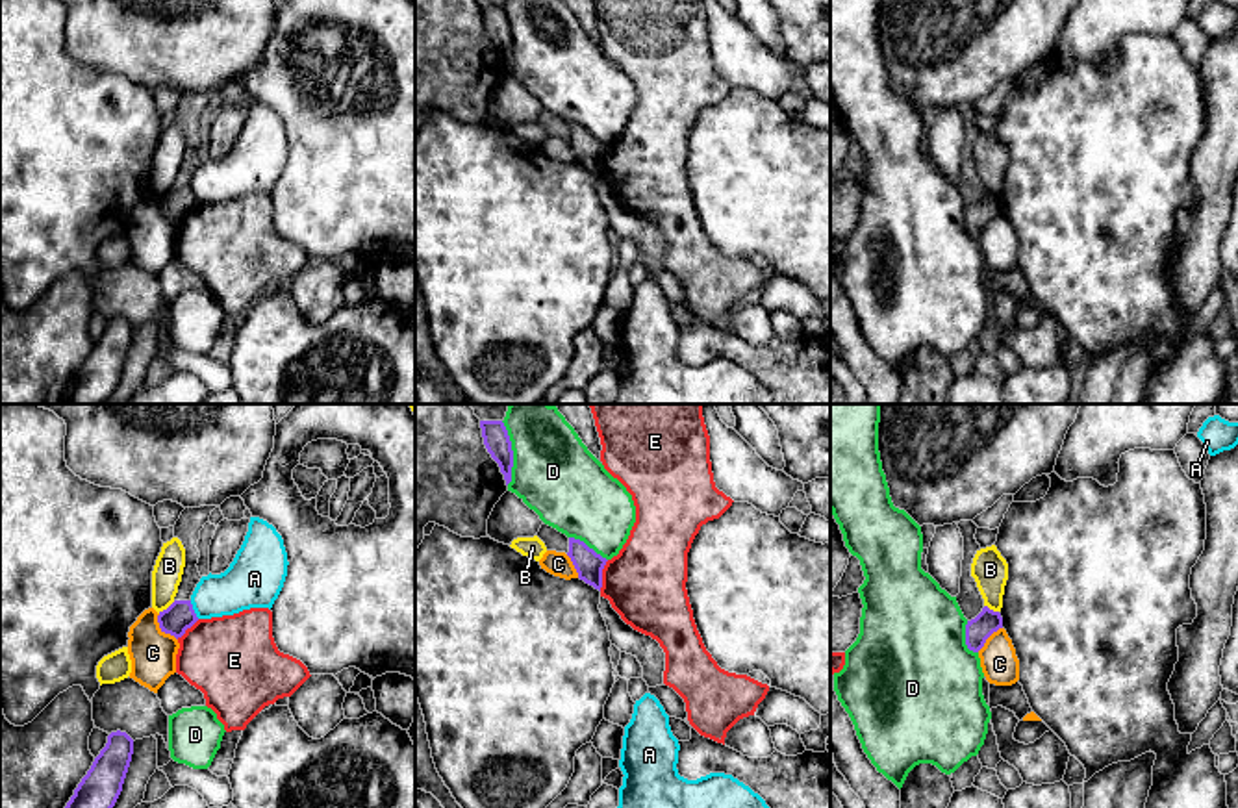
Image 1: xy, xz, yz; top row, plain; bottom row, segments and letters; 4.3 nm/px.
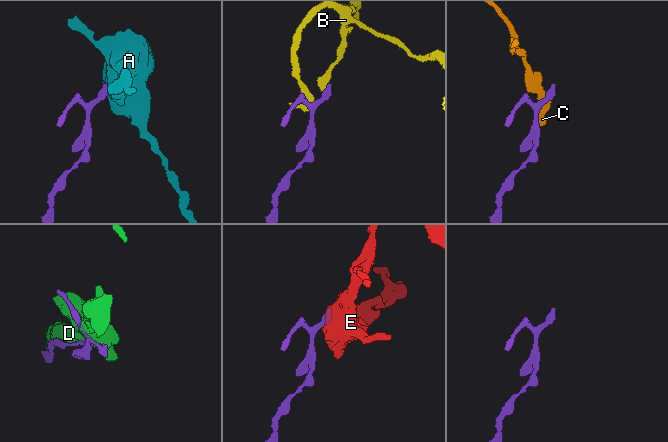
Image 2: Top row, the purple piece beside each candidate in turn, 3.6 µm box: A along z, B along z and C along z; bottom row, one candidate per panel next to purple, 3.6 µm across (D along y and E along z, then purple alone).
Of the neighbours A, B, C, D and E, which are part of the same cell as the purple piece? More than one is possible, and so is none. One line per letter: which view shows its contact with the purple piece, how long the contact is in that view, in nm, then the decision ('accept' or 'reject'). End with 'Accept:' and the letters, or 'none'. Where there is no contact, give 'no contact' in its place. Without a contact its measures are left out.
A: meets purple in xy; contact 90 nm long; reject
B: meets purple in xy; contact 90 nm long; reject
C: meets purple in xy; contact 150 nm long; reject
D: meets purple in xz; contact 280 nm long; reject
E: meets purple in xz; contact 140 nm long; reject
Accept: none

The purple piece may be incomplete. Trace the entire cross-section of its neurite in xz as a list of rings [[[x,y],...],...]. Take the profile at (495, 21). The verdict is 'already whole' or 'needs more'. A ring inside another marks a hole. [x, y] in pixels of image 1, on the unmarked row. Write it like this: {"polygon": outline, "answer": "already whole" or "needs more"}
{"polygon": [[[480,6],[482,22],[487,37],[499,48],[506,70],[512,67],[513,35],[502,6]]], "answer": "already whole"}

